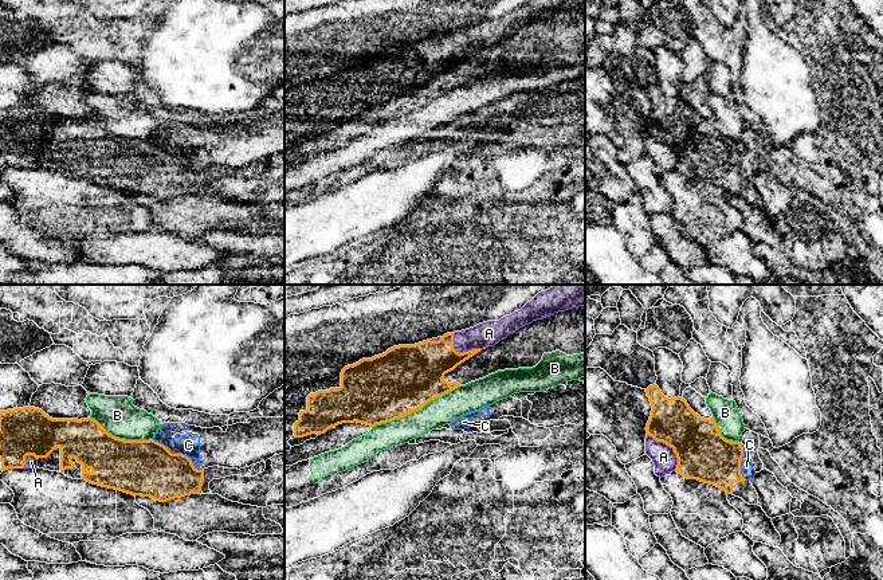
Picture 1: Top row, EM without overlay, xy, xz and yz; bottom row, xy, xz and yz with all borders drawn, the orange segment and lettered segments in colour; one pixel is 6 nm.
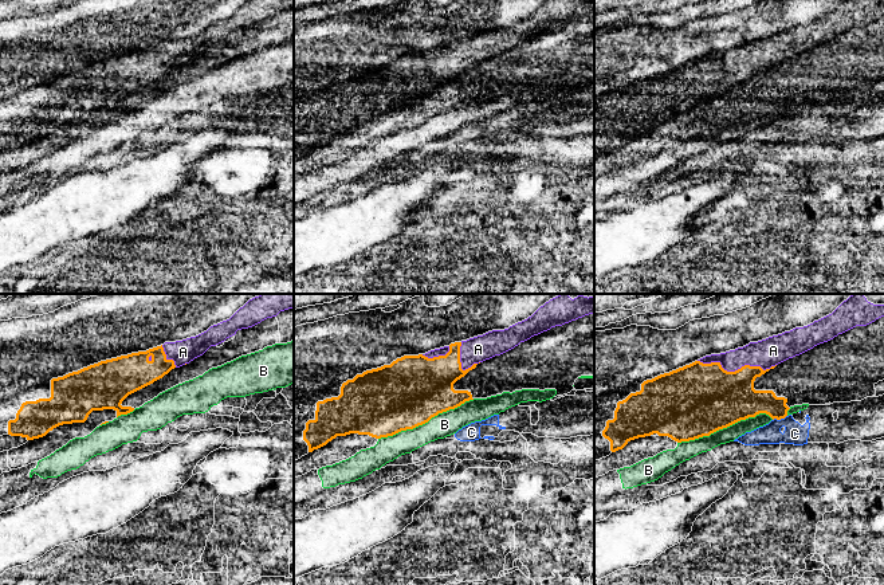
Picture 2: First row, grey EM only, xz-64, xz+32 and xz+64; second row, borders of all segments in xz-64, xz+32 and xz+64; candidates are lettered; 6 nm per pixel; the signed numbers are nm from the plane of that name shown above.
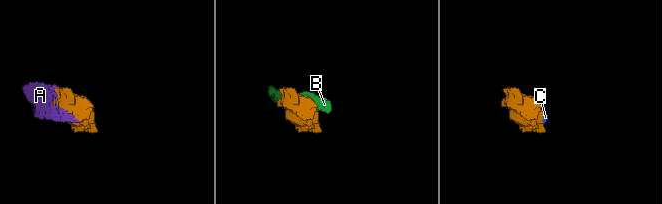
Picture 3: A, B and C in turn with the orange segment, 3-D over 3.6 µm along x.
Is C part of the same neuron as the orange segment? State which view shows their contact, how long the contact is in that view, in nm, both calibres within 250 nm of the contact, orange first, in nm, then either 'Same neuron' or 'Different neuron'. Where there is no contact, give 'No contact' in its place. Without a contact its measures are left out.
Touches orange in xy. Shared border 360 nm. Thickness 340 nm (orange) against 130 nm. Different neuron

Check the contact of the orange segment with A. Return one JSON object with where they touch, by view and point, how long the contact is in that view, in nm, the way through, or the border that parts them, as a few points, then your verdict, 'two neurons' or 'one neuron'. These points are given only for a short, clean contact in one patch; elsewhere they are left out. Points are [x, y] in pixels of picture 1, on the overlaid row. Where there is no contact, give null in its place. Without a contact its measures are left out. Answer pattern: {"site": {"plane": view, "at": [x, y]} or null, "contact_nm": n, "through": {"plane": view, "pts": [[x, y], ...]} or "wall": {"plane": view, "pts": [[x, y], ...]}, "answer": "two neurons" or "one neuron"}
{"site": {"plane": "yz", "at": [671, 446]}, "contact_nm": 280, "answer": "one neuron"}

